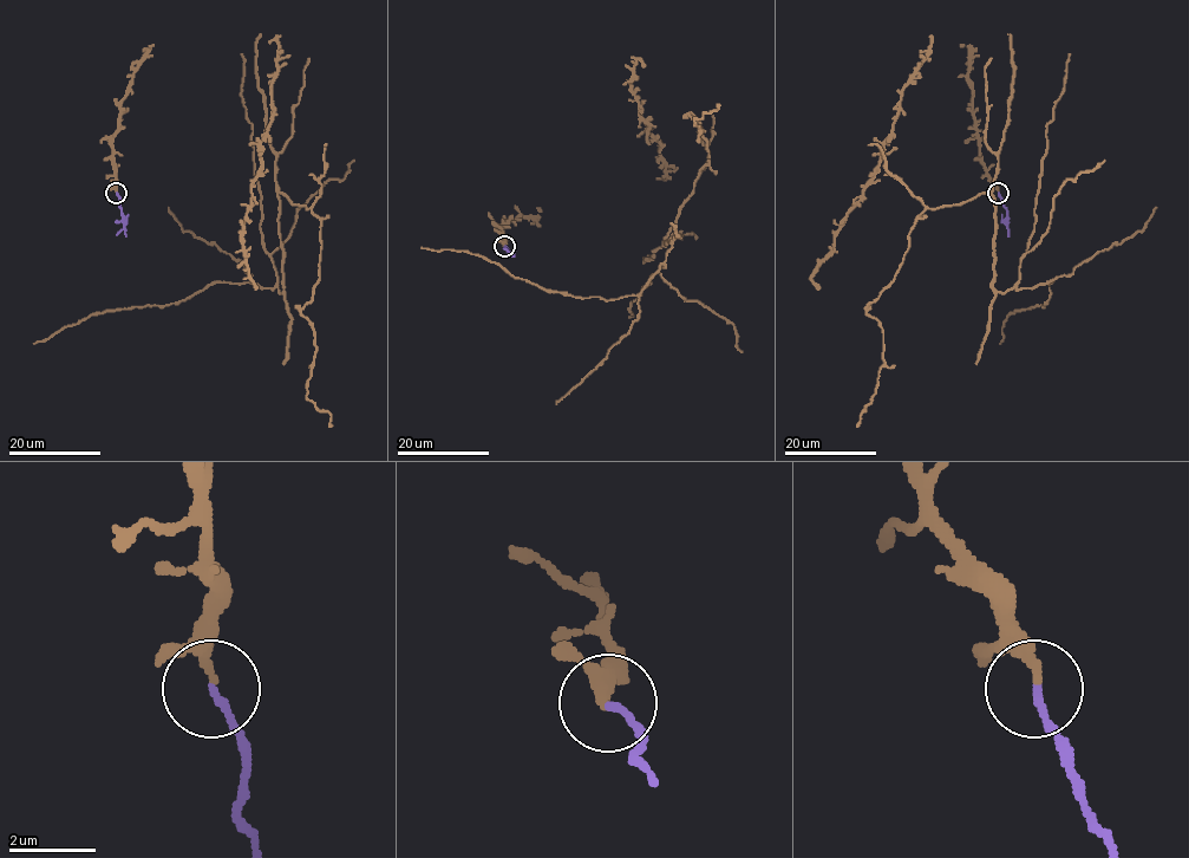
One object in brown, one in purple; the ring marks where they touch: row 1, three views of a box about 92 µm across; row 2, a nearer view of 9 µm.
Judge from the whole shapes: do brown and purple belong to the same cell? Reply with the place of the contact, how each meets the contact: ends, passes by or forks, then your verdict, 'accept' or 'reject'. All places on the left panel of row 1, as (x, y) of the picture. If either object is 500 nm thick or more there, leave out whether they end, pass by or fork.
place (116, 193); brown ends; purple ends; reject

